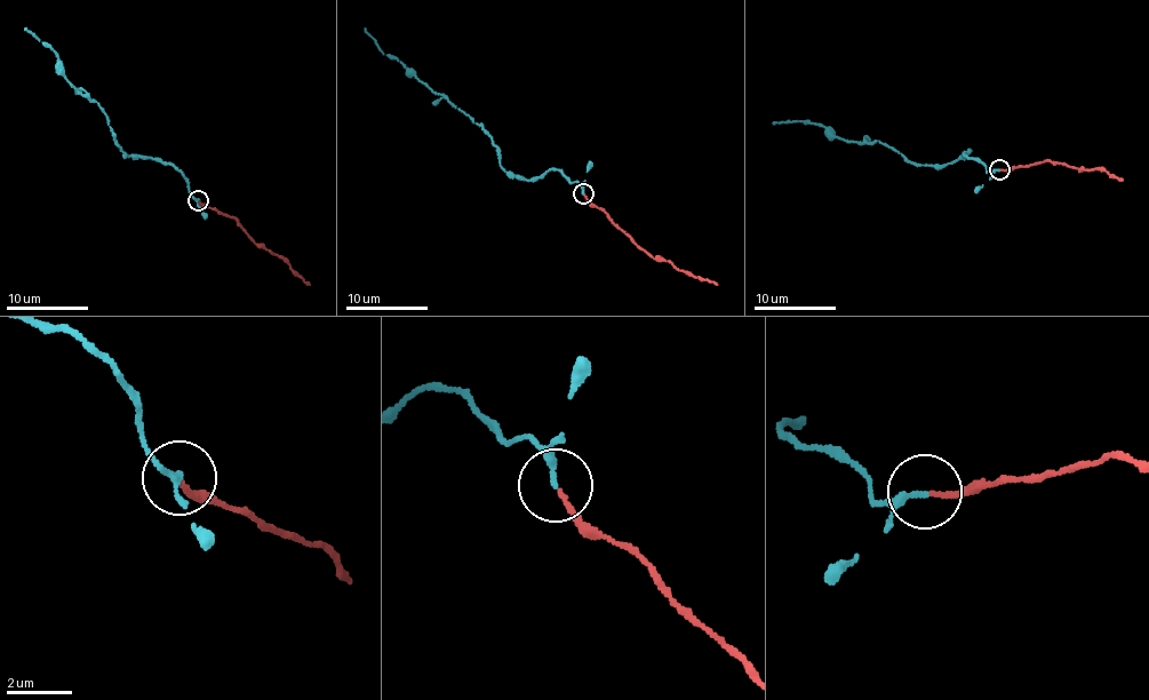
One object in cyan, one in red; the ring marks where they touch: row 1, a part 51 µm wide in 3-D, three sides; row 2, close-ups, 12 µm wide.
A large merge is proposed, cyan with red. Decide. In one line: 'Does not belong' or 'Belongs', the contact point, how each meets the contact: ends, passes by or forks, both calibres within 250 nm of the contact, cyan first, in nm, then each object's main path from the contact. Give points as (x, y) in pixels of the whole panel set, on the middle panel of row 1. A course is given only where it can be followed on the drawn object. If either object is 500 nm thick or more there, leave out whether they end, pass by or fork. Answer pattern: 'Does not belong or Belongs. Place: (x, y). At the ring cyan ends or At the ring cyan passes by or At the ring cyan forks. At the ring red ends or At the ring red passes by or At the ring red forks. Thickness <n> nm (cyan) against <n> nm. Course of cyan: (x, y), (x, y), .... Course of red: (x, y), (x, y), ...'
Belongs. Place: (583, 193). At the ring cyan passes by. At the ring red ends. Thickness 150 nm (cyan) against 160 nm. Course of cyan: (583, 192), (557, 169), (529, 180), (509, 175), (489, 134), (399, 61), (383, 54), (365, 29). Course of red: (584, 195), (654, 259), (717, 285)

